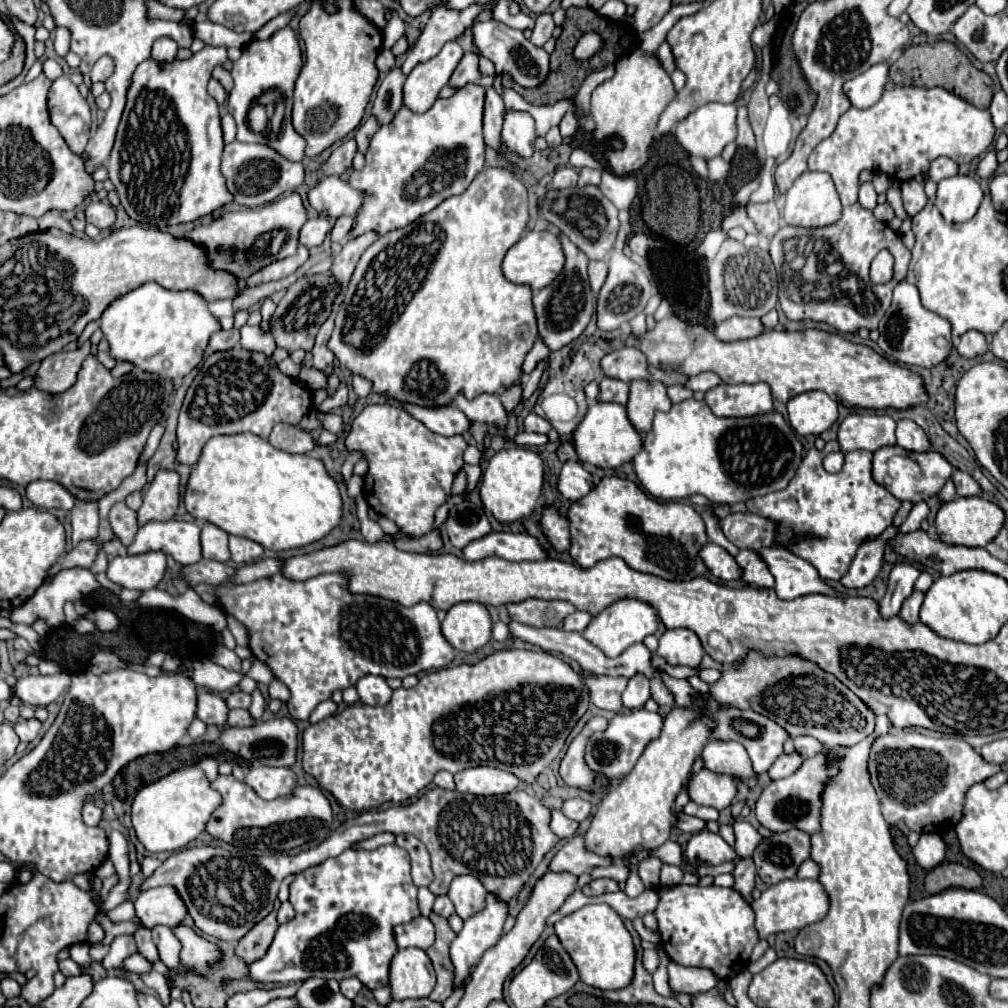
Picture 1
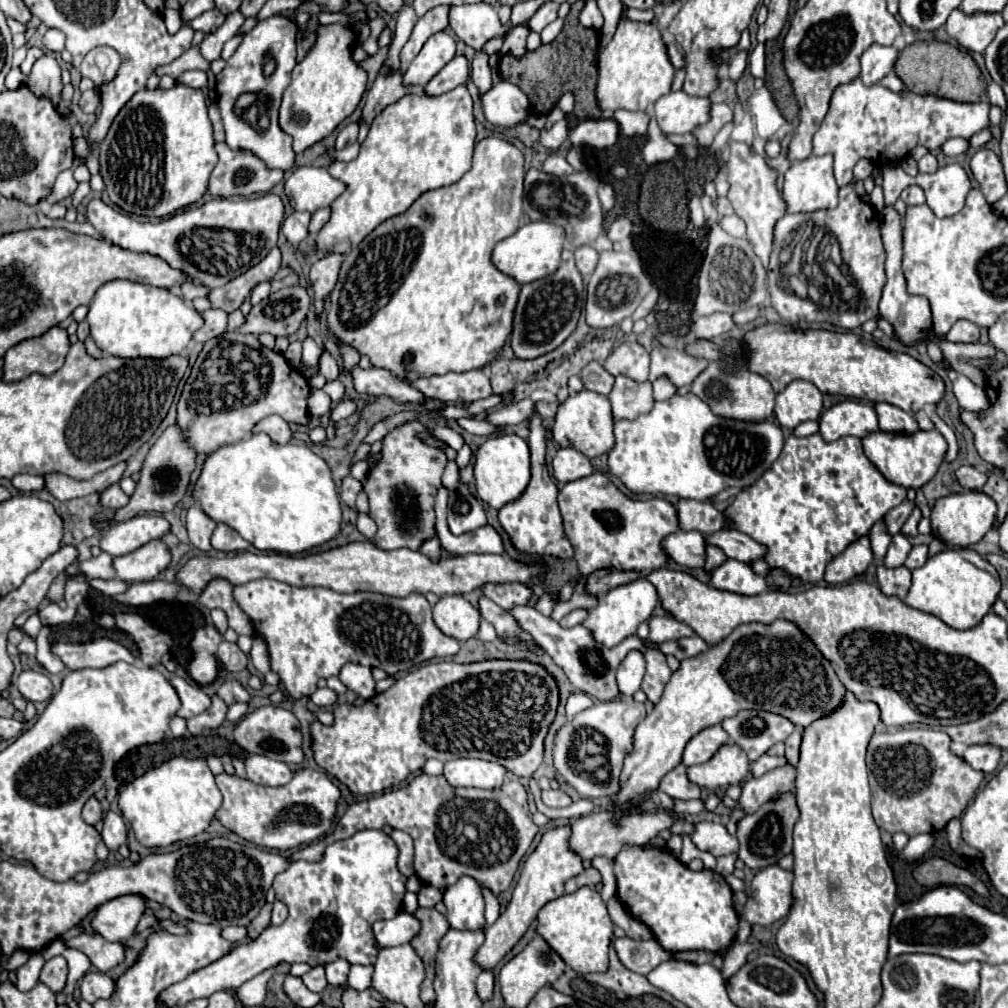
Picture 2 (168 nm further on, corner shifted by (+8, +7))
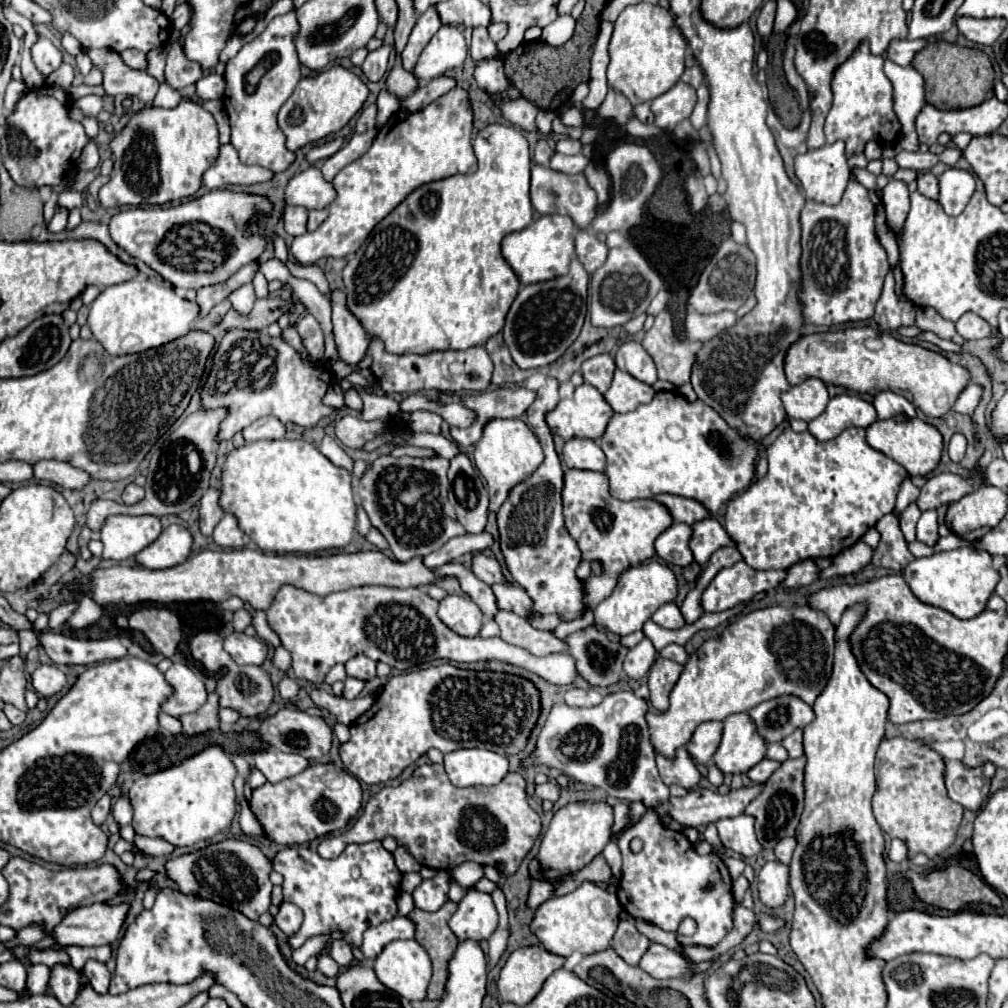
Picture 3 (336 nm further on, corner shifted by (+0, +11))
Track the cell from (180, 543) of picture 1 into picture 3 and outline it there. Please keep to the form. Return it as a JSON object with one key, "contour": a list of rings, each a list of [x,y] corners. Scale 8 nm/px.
{"contour":[[[110,515],[102,529],[100,541],[104,545],[104,559],[126,561],[136,557],[144,547],[154,543],[162,533],[158,517],[134,517],[134,515]]]}

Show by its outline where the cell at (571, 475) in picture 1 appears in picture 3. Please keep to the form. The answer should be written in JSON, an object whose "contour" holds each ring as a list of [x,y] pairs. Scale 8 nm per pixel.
{"contour":[[[574,437],[564,445],[564,463],[568,469],[590,469],[590,471],[604,471],[606,457],[604,451],[592,439]]]}

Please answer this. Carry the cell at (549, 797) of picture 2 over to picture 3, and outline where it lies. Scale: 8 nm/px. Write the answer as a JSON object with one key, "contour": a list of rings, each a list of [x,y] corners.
{"contour":[[[544,783],[544,785],[536,785],[536,795],[540,799],[550,799],[550,801],[558,801],[558,795],[560,795],[560,789],[558,785],[554,783]]]}

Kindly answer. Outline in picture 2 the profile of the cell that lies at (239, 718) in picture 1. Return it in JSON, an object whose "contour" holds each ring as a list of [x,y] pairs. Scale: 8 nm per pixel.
{"contour":[[[214,695],[210,709],[206,709],[204,713],[188,719],[188,731],[192,735],[198,735],[204,729],[220,727],[226,721],[226,713],[228,713],[228,705],[218,695]]]}

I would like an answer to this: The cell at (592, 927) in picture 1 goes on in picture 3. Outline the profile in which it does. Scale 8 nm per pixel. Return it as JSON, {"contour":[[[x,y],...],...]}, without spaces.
{"contour":[[[586,881],[568,895],[550,897],[548,901],[544,901],[534,911],[530,931],[554,955],[568,957],[574,951],[582,955],[590,955],[590,953],[598,953],[600,949],[610,947],[612,935],[616,933],[620,911],[622,911],[622,905],[616,893],[608,893],[606,889]]]}

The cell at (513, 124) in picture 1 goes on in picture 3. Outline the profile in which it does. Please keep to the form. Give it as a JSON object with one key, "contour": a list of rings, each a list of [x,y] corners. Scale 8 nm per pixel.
{"contour":[[[502,53],[492,59],[480,59],[474,69],[474,79],[478,81],[478,87],[486,93],[496,93],[496,89],[500,89],[504,97],[520,97],[520,93],[516,93],[516,87],[504,75],[502,65]]]}

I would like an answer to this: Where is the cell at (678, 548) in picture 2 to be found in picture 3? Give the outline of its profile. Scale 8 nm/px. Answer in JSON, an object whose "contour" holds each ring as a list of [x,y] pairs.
{"contour":[[[672,523],[664,533],[658,535],[654,543],[656,555],[666,563],[686,567],[692,563],[692,551],[688,549],[688,525]]]}

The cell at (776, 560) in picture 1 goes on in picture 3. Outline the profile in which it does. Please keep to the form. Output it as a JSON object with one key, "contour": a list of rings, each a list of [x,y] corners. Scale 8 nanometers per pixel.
{"contour":[[[706,517],[692,525],[690,549],[698,565],[704,567],[710,555],[724,545],[732,545],[732,541],[728,541],[728,533],[724,533],[724,527],[714,517]]]}

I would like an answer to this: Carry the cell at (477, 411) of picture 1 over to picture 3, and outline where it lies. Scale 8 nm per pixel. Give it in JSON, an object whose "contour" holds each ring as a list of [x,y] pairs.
{"contour":[[[368,337],[370,345],[366,355],[372,357],[370,371],[378,387],[386,393],[416,393],[422,389],[436,389],[446,393],[458,391],[484,391],[492,377],[492,359],[484,347],[470,347],[466,351],[428,351],[422,355],[392,355],[386,353],[378,337]]]}

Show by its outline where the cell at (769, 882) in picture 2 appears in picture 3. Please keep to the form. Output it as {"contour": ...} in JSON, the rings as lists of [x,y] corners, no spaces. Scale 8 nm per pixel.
{"contour":[[[778,861],[766,863],[758,873],[758,893],[766,907],[780,907],[788,897],[788,867]]]}

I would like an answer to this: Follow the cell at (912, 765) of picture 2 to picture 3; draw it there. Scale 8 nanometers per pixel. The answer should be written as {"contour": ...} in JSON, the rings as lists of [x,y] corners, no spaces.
{"contour":[[[906,737],[884,739],[876,753],[876,793],[872,799],[874,817],[884,833],[902,839],[908,847],[908,859],[924,853],[928,859],[940,857],[956,839],[964,807],[948,799],[944,789],[944,761],[924,747],[924,741]]]}

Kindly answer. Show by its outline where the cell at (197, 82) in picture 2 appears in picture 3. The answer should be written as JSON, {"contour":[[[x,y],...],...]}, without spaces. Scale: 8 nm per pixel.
{"contour":[[[178,31],[172,33],[172,49],[170,49],[168,59],[166,59],[164,77],[166,77],[166,83],[170,87],[182,89],[182,87],[194,85],[202,77],[202,69],[200,69],[200,65],[188,61],[184,57],[184,51],[176,39],[178,39]]]}

